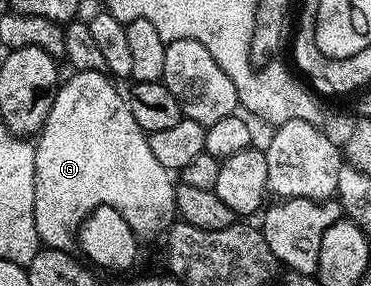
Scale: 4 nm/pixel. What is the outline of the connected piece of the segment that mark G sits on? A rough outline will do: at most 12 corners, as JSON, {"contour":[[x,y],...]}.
{"contour":[[72,73],[35,142],[40,243],[115,208],[136,235],[176,183],[118,85]]}

